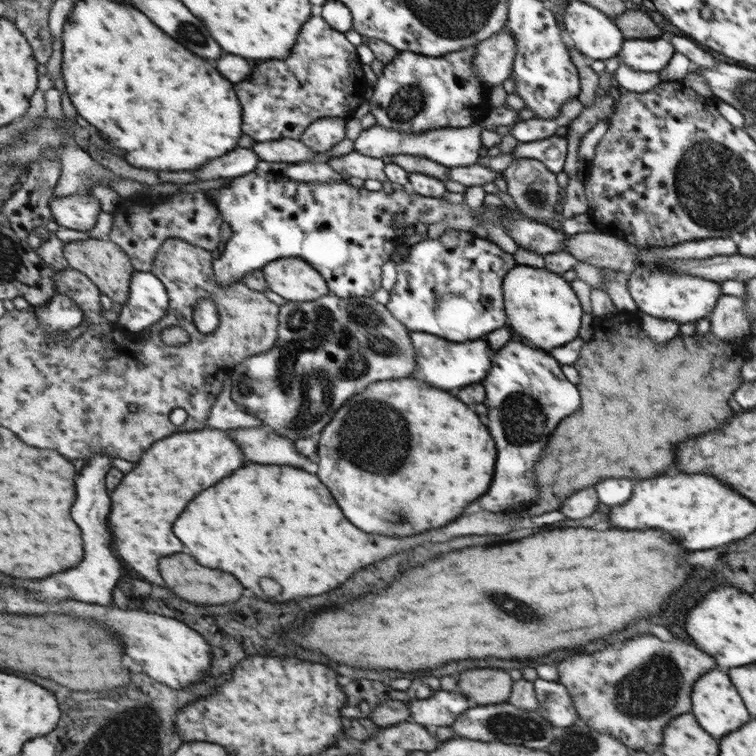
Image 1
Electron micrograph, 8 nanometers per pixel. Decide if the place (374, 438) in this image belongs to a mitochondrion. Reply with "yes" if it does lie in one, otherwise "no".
yes

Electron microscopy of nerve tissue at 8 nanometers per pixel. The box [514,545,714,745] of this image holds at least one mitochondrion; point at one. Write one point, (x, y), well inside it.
(650, 690)

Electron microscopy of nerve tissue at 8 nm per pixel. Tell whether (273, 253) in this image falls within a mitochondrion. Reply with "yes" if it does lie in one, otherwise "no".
no

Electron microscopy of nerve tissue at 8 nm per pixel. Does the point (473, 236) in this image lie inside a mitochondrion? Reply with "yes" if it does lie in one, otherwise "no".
no

